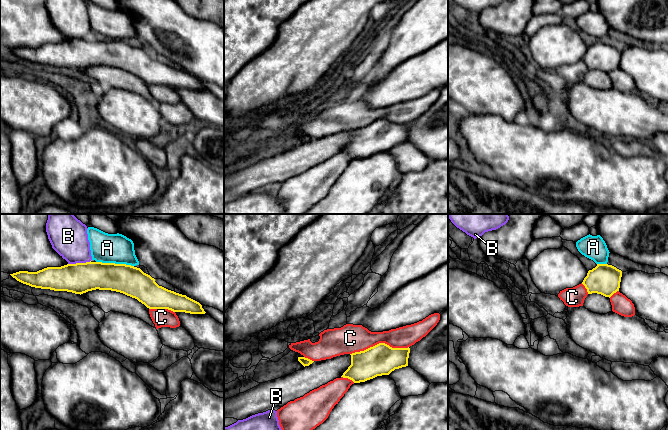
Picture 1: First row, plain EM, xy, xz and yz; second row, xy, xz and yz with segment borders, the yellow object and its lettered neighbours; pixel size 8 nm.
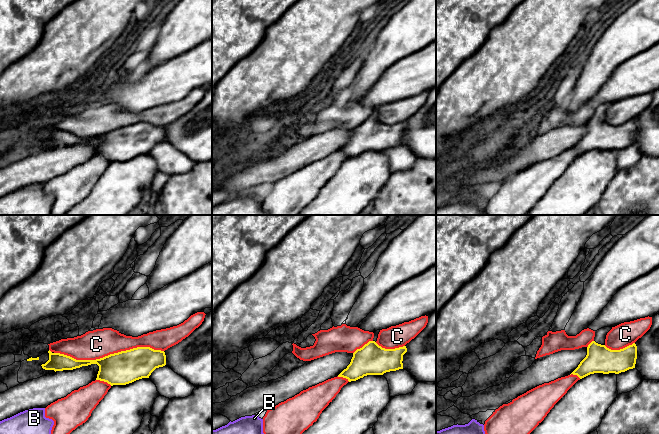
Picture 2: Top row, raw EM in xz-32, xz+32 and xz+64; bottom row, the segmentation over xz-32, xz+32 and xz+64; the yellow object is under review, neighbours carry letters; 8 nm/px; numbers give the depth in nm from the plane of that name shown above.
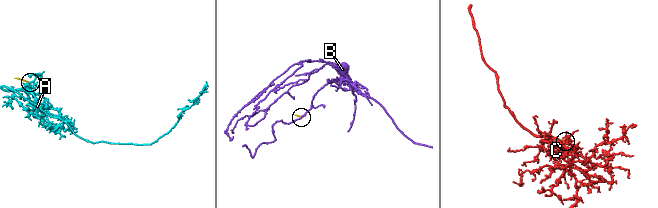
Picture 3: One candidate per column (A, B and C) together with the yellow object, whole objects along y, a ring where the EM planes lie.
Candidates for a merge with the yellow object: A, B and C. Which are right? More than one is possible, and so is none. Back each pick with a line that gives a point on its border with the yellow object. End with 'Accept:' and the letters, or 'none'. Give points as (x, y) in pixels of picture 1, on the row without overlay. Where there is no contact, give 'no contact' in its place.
Accept: none

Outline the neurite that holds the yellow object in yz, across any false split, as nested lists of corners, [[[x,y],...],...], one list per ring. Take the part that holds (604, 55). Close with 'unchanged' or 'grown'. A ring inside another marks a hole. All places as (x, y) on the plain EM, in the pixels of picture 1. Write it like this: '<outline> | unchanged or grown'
[[[608,40],[589,46],[582,60],[588,70],[611,73],[619,67],[632,77],[635,91],[651,96],[668,106],[668,52],[642,47],[622,48]]] | grown

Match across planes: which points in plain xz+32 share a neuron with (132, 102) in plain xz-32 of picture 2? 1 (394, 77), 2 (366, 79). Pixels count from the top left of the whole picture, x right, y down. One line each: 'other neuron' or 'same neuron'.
1: same neuron
2: other neuron

